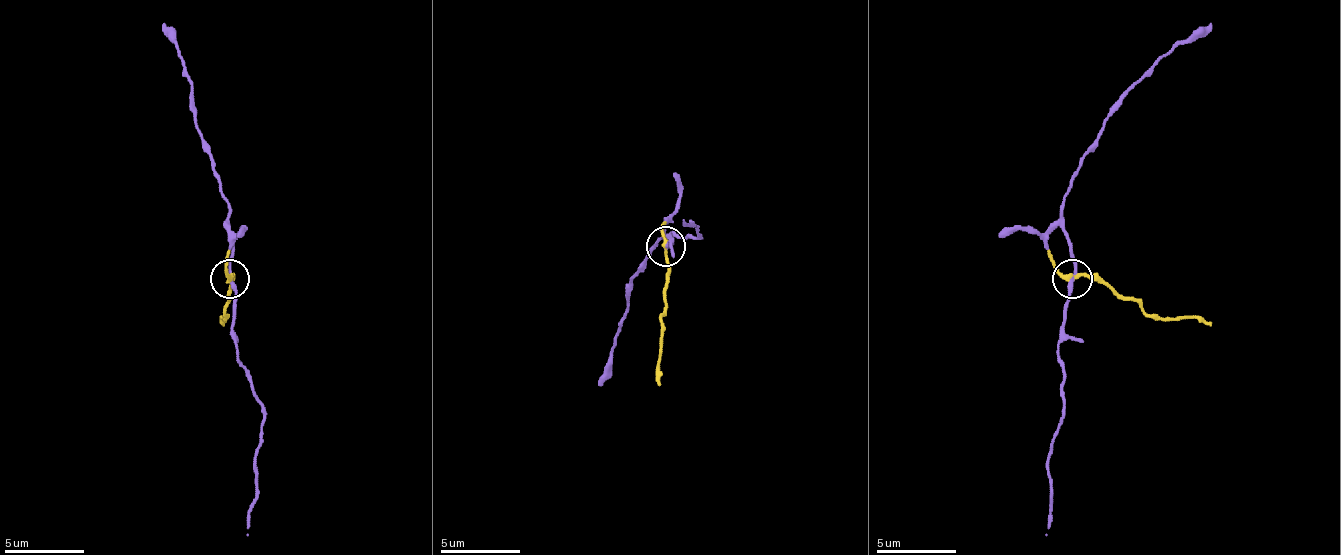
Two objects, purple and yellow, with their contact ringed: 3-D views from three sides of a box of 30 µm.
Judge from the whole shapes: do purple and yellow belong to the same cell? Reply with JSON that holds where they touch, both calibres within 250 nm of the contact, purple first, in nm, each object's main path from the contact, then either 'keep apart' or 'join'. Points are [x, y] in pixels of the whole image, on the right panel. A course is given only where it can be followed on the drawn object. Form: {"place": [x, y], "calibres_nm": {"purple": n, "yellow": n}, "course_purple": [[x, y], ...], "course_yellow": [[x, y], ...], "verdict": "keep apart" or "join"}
{"place": [1072, 279], "calibres_nm": {"purple": 220, "yellow": 240}, "course_purple": [[1071, 279], [1075, 256], [1063, 200], [1071, 192], [1079, 156], [1114, 105], [1210, 22]], "course_yellow": [[1071, 279], [1099, 276], [1150, 315], [1202, 319], [1210, 327]], "verdict": "join"}

